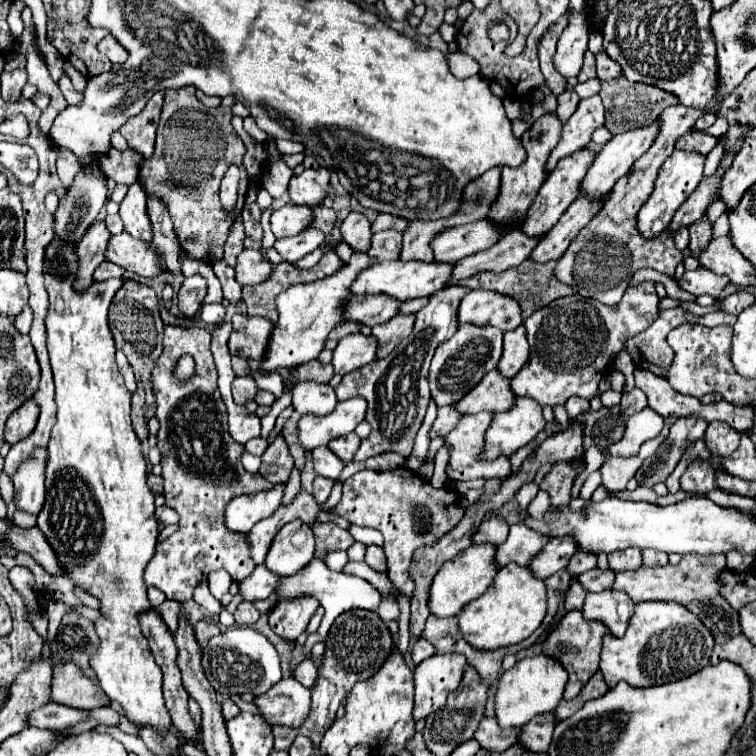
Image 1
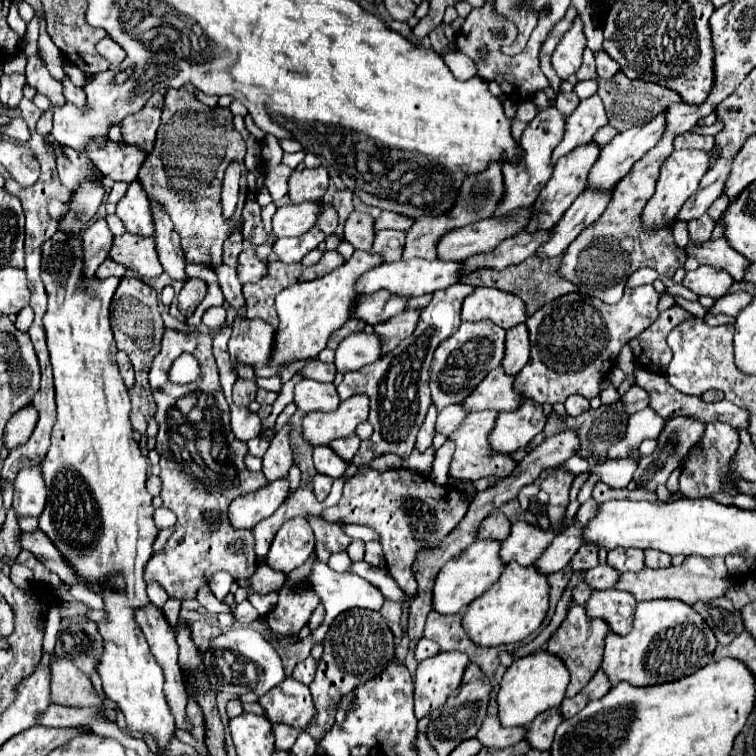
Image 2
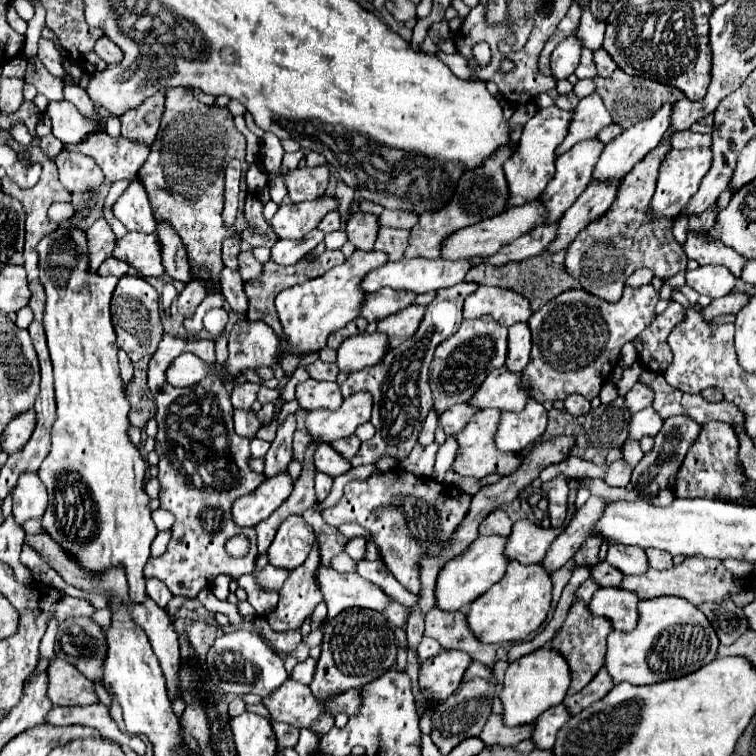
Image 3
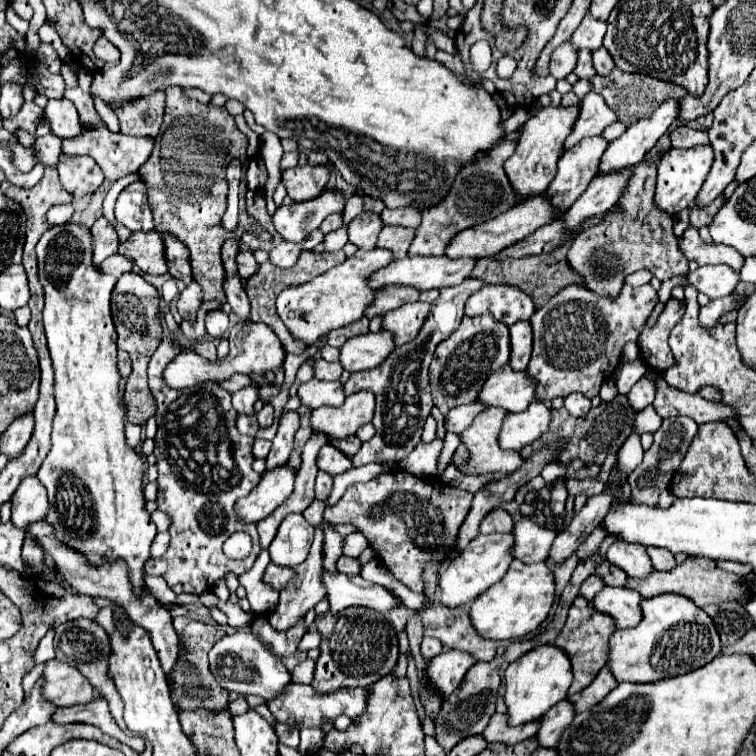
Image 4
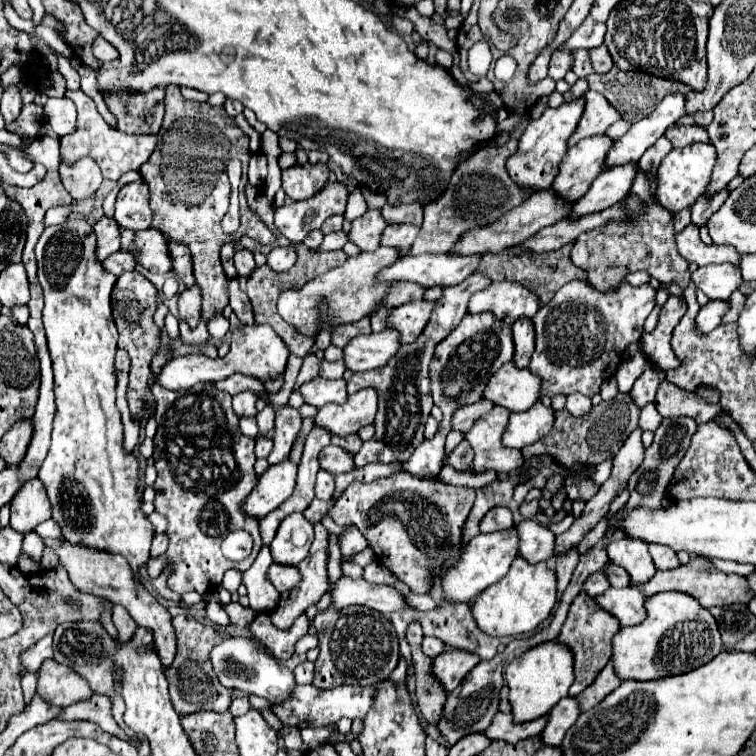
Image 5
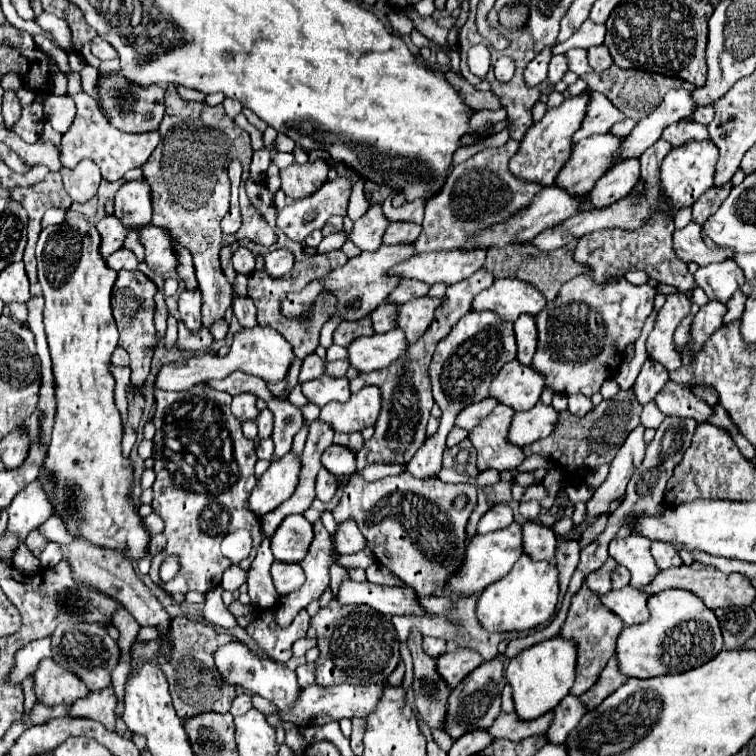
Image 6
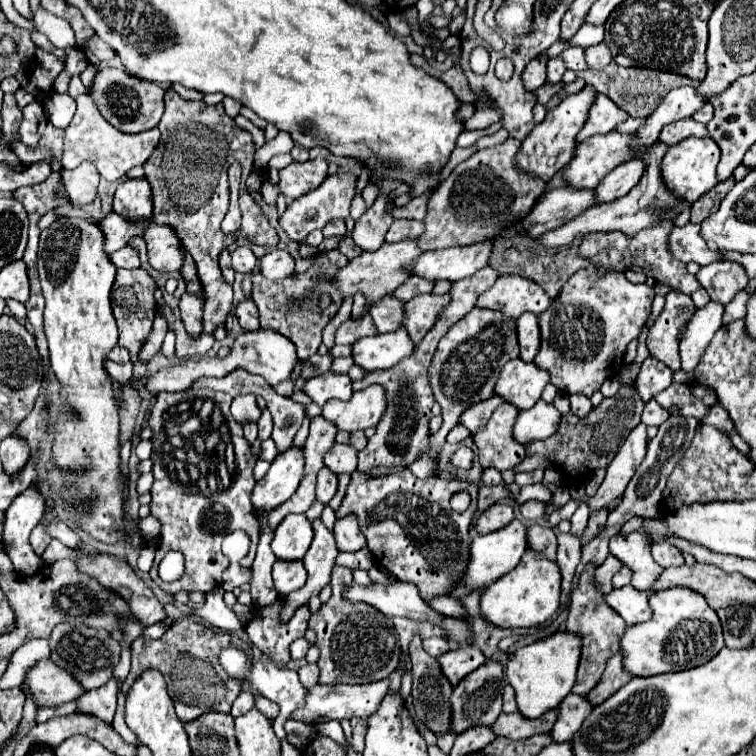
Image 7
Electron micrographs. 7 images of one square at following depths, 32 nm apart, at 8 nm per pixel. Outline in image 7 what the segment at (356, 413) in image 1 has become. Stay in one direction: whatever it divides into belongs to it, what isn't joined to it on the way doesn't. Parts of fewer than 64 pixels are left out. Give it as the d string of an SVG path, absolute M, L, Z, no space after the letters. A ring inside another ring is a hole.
M368 386L354 392L346 402L326 402L322 416L330 420L338 430L356 432L376 426L384 408L386 398L382 386Z

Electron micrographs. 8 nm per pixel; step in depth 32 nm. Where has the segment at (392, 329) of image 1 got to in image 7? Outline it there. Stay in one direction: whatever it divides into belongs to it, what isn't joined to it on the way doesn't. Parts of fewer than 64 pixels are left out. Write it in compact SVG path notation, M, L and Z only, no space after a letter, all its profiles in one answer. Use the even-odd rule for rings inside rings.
M422 294L404 304L402 326L408 330L410 340L414 344L418 344L424 338L424 334L430 330L430 326L434 326L436 318L438 318L438 310L442 310L442 306L446 306L446 302L450 302L448 294L444 294L444 296Z

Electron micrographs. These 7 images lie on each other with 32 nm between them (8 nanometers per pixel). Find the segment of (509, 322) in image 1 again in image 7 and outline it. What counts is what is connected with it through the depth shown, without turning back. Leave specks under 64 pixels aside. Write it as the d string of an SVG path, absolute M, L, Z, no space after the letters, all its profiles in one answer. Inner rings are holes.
M506 276L498 278L490 290L482 292L476 306L498 310L506 318L516 320L524 312L542 314L550 302L552 298L546 298L546 292L540 286L534 286L534 282L518 276Z

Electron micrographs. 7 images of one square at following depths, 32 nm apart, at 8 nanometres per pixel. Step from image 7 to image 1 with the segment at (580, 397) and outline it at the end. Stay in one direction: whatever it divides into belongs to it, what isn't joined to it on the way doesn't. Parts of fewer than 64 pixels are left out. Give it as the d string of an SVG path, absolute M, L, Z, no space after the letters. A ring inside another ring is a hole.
M572 396L568 402L566 402L566 410L568 410L568 416L570 418L576 418L584 412L590 410L590 402L586 398L578 398L578 396Z

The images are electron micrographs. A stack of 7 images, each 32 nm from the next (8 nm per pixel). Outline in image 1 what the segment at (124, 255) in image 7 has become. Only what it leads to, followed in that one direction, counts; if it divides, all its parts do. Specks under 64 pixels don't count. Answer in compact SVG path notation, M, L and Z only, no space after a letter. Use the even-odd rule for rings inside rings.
M102 262L94 274L92 274L92 280L94 282L102 282L102 280L108 280L108 278L122 278L122 268L120 266L114 266L112 262Z

